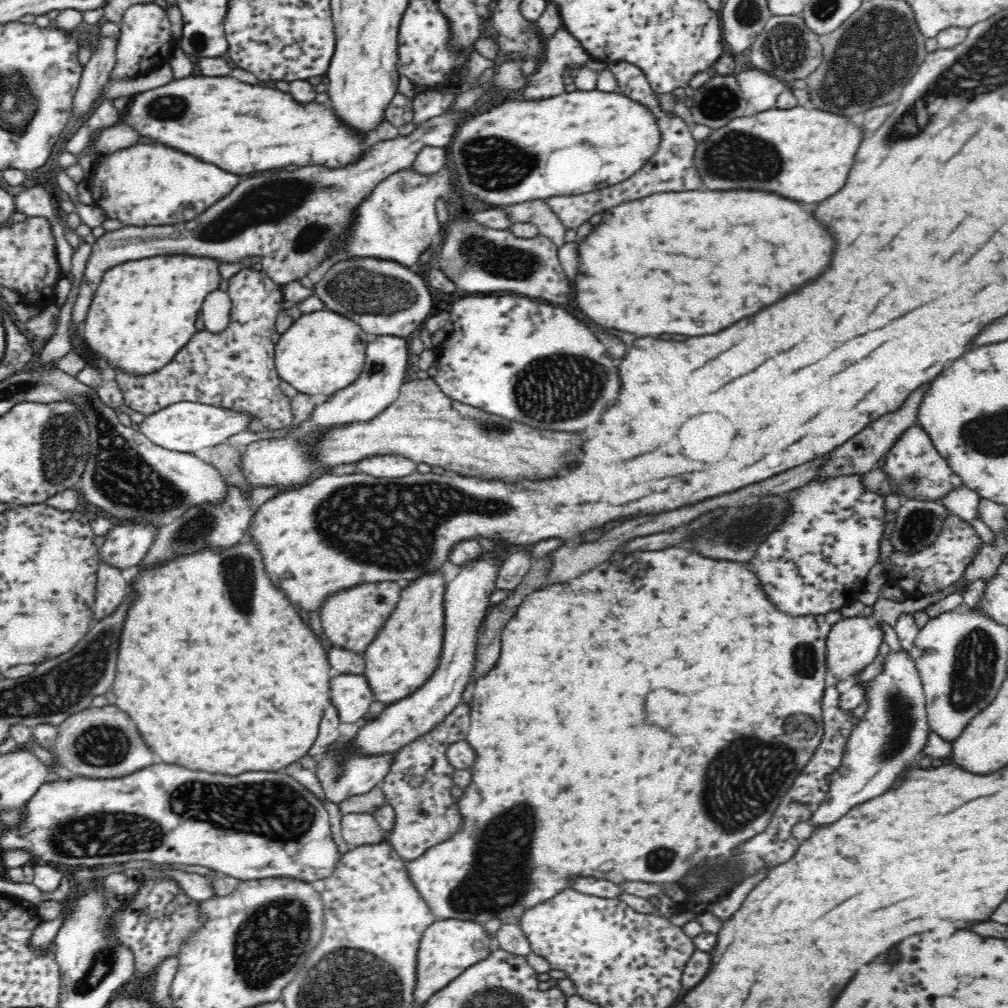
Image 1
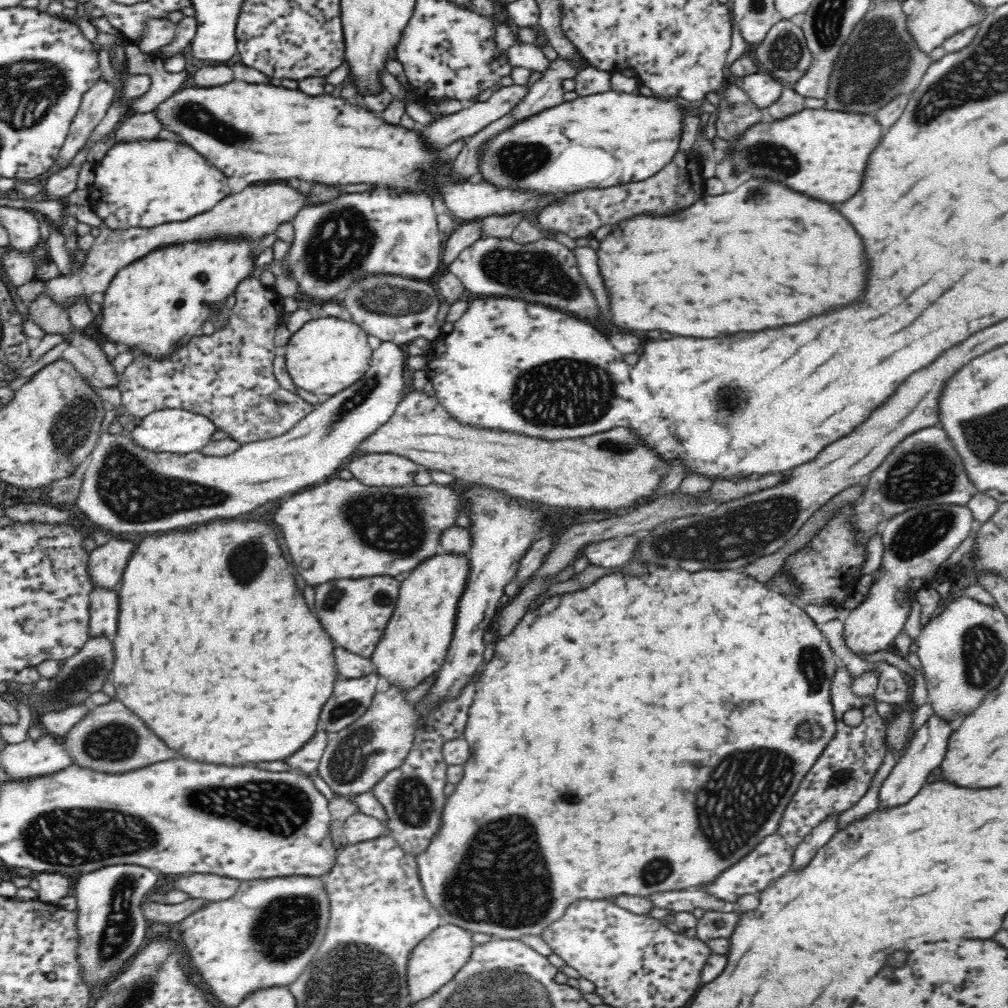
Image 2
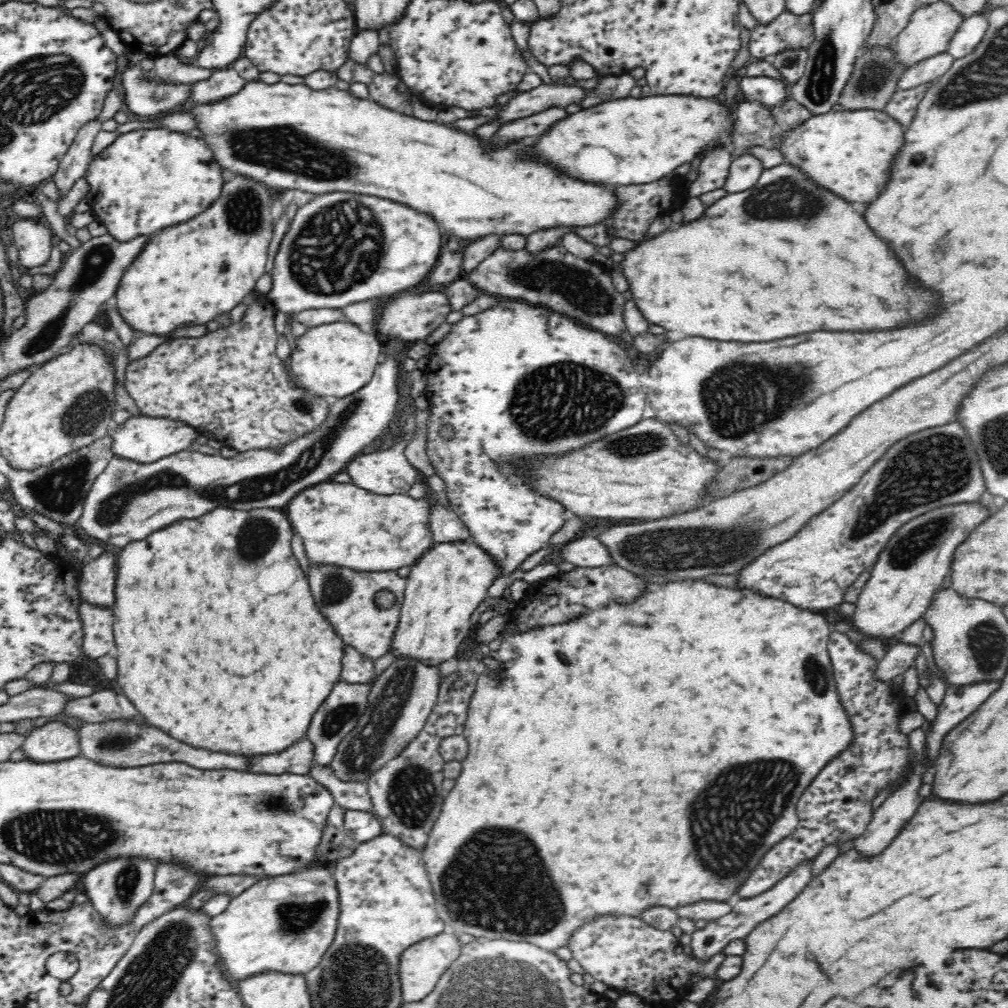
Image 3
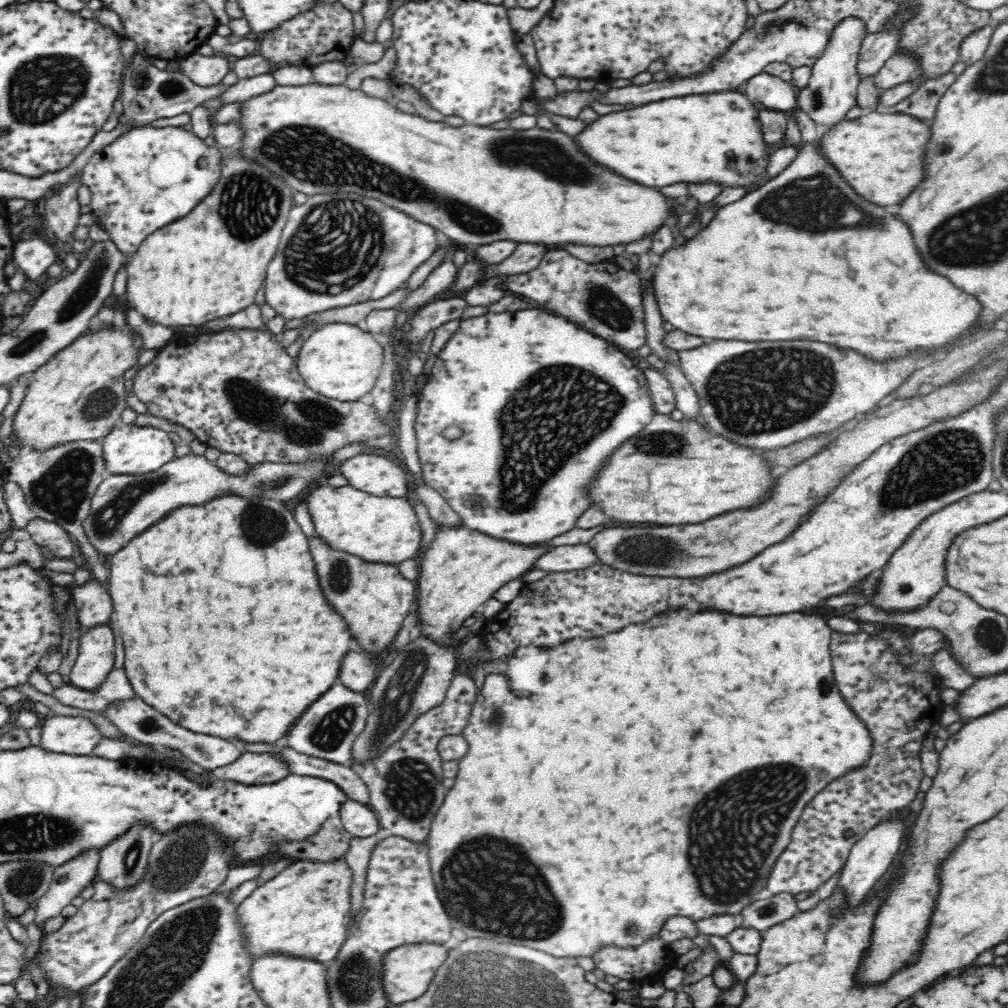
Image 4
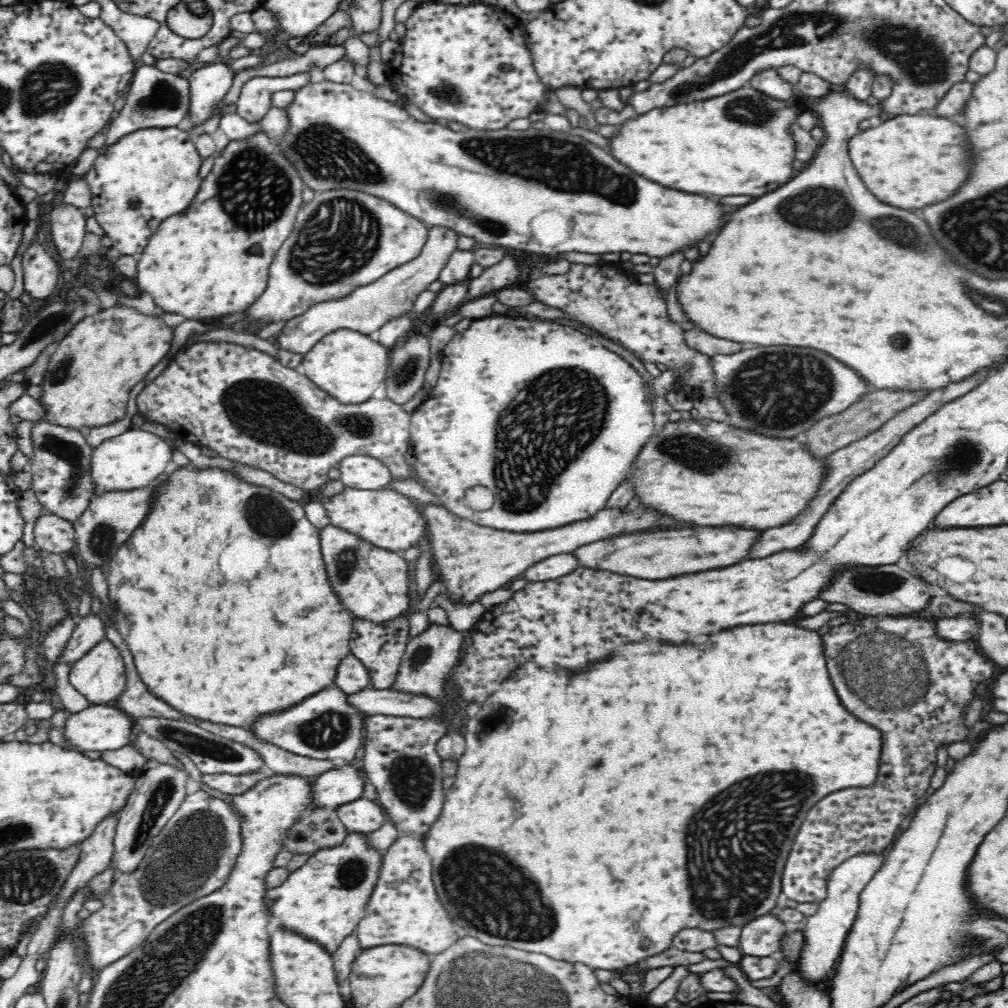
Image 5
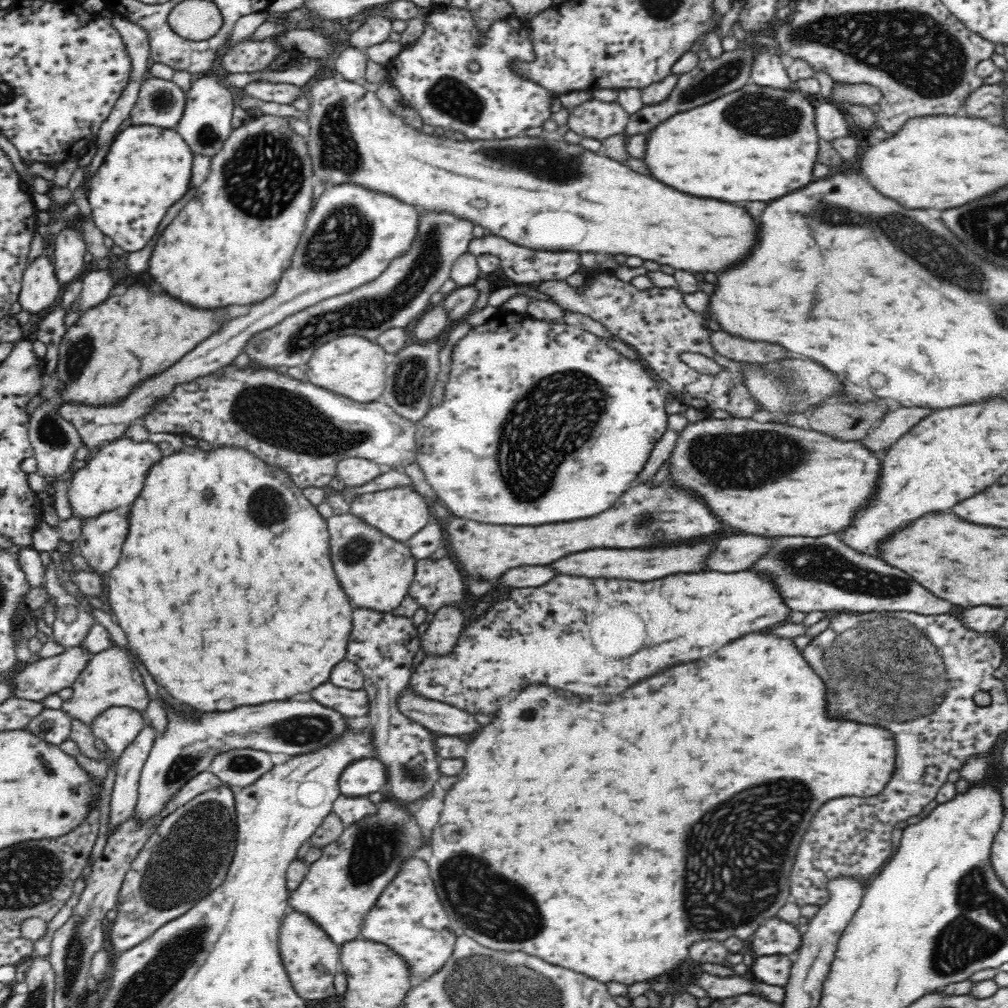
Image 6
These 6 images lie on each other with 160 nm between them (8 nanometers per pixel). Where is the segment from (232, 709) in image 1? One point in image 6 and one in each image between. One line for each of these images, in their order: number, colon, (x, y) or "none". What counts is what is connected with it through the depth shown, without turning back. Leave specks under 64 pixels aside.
2: (226, 615)
3: (220, 645)
4: (251, 642)
5: (253, 626)
6: (210, 533)

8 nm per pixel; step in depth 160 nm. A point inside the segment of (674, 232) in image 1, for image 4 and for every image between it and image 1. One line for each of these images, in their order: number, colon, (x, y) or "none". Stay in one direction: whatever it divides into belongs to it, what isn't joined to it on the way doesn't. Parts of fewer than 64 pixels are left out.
2: (763, 256)
3: (751, 269)
4: (745, 277)

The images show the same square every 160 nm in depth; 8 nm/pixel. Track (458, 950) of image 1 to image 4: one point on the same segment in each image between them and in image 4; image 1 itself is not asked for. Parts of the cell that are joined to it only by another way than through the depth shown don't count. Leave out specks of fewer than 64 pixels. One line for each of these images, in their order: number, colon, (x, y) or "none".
2: (434, 962)
3: (421, 965)
4: (407, 971)

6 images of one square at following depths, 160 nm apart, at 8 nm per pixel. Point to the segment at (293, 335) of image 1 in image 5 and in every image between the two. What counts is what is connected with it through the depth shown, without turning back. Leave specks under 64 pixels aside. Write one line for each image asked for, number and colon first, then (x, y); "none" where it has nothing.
2: (328, 354)
3: (334, 360)
4: (340, 361)
5: (349, 365)

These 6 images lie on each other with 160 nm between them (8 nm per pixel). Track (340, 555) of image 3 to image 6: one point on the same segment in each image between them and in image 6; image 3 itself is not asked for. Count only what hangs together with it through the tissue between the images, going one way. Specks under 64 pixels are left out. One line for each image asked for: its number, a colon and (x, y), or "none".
4: (385, 529)
5: (386, 518)
6: (399, 512)

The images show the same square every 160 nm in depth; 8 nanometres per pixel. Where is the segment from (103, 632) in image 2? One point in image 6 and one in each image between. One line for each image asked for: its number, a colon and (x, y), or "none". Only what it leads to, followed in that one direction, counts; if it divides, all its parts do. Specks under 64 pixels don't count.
3: (97, 623)
4: (95, 661)
5: (100, 676)
6: (110, 679)

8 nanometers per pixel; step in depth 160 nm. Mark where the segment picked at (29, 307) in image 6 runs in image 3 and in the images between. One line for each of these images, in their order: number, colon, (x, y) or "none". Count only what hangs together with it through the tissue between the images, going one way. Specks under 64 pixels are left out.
3: (34, 242)
4: (34, 257)
5: (40, 273)

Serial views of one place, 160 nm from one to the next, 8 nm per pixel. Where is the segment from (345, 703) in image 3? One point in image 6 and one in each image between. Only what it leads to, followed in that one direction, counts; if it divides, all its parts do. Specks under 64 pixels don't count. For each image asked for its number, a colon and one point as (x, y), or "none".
4: (329, 727)
5: (324, 726)
6: (191, 740)

